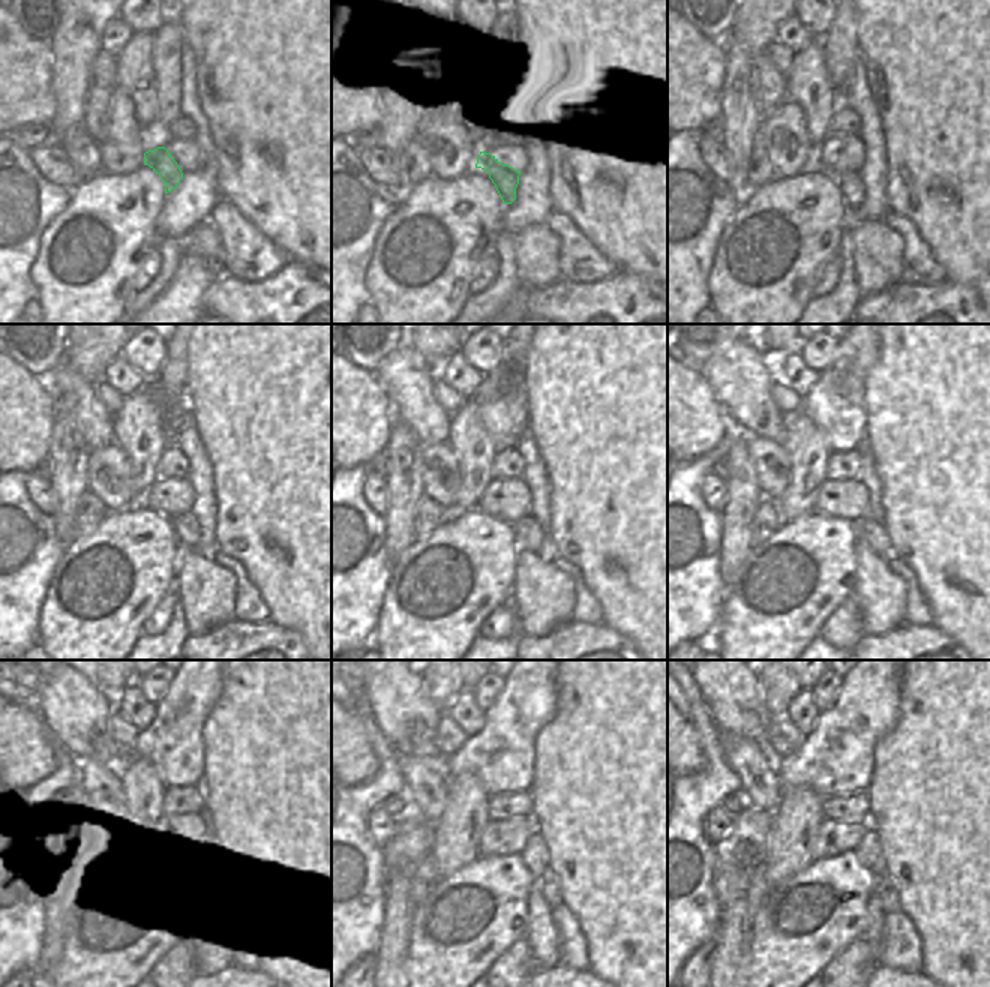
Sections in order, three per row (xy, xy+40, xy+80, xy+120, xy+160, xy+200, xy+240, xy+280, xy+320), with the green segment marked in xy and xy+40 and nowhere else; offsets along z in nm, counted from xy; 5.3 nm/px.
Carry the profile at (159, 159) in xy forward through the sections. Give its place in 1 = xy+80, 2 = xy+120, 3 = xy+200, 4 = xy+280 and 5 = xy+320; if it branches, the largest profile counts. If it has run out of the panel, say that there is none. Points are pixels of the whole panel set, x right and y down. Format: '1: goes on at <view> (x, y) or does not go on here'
1: goes on at xy+80 (851, 186)
2: goes on at xy+120 (186, 530)
3: goes on at xy+200 (872, 533)
4: goes on at xy+280 (549, 888)
5: goes on at xy+320 (885, 888)

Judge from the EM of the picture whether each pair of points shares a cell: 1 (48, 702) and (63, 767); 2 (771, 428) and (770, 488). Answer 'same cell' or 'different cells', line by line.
1: different cells
2: different cells

